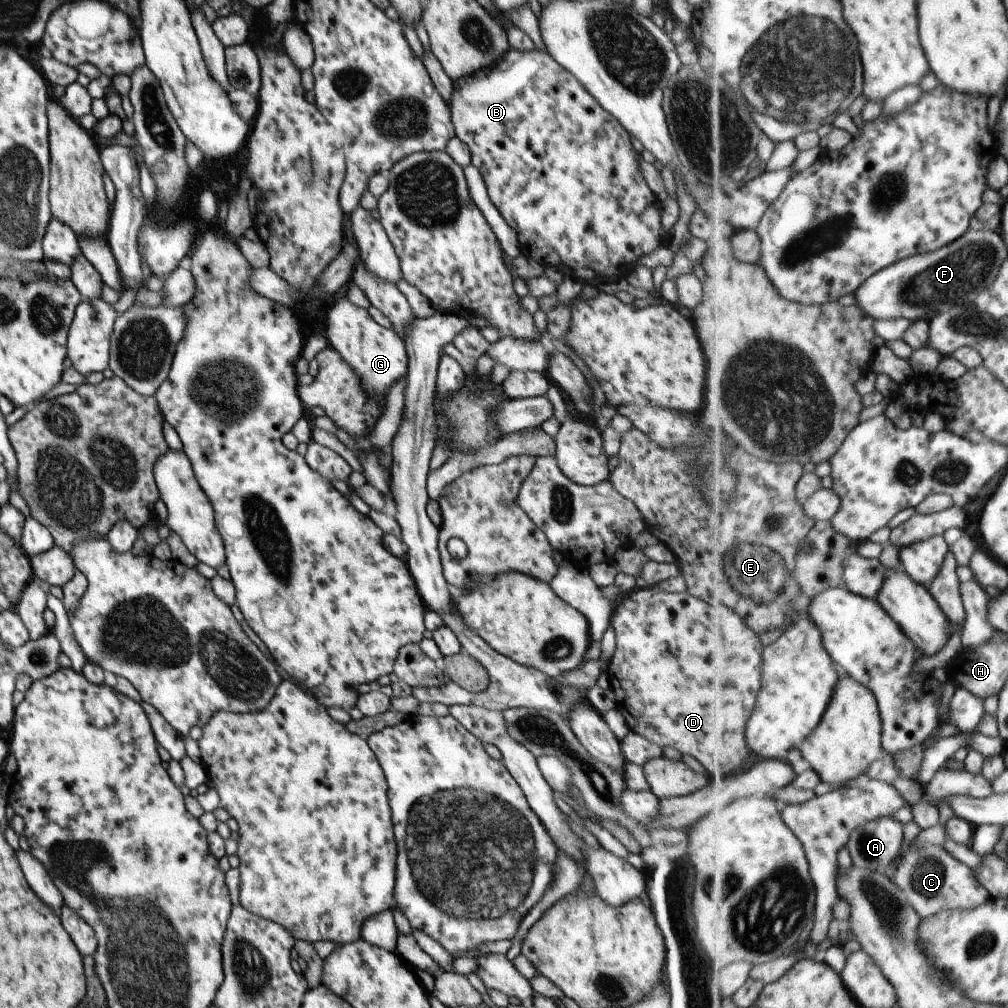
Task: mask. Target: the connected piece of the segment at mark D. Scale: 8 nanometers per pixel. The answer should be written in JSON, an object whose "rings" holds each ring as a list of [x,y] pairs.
{"rings":[[[658,585],[649,587],[634,588],[628,593],[628,597],[613,610],[609,620],[615,632],[616,648],[612,657],[608,660],[606,672],[610,679],[610,692],[615,699],[615,708],[624,716],[630,731],[642,735],[644,738],[664,746],[673,746],[681,752],[685,758],[703,770],[708,778],[729,777],[746,768],[746,762],[753,753],[751,744],[748,742],[747,726],[754,714],[756,705],[759,703],[759,694],[764,687],[764,651],[765,646],[760,640],[759,632],[752,628],[747,620],[728,604],[710,604],[700,597],[692,596],[687,590],[682,592],[669,593],[660,589]]]}

